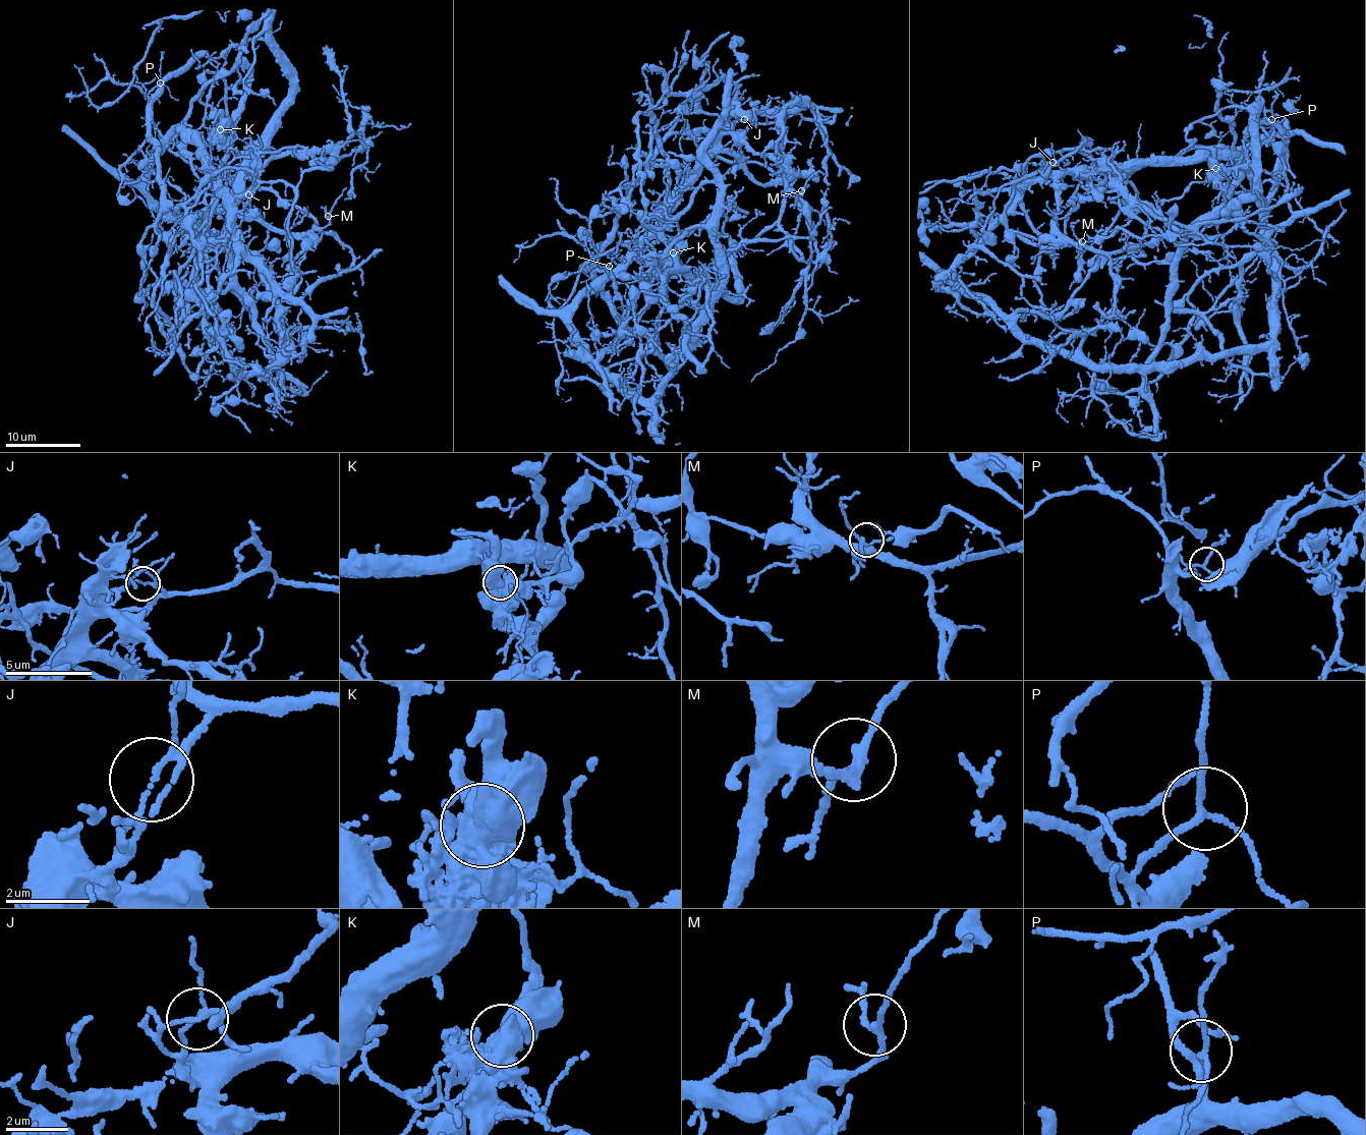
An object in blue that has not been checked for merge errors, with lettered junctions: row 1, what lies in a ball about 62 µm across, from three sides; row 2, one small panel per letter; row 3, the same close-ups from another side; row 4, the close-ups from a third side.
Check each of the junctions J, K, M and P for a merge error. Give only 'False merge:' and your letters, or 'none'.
False merge: J, K

